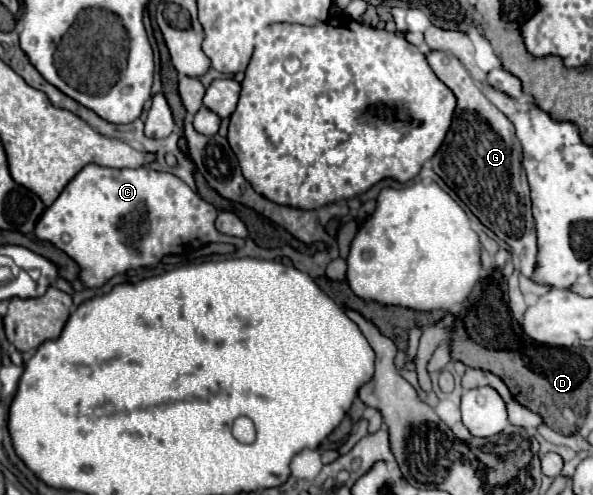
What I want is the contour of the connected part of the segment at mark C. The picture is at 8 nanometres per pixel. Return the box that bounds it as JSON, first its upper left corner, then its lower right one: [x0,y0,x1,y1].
[36,165,244,287]

